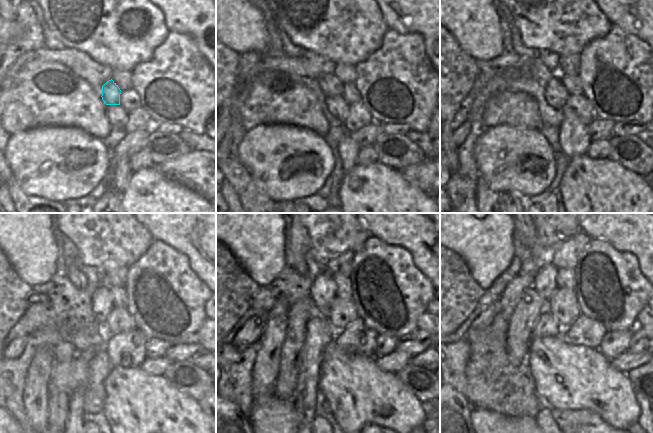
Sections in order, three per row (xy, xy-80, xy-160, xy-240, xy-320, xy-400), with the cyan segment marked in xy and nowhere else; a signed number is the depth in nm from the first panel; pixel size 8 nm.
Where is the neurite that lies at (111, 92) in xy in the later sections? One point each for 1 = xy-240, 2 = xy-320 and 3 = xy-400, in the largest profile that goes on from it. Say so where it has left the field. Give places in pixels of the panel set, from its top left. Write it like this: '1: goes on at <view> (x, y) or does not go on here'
1: goes on at xy-240 (77, 278)
2: goes on at xy-320 (298, 263)
3: goes on at xy-400 (529, 233)

